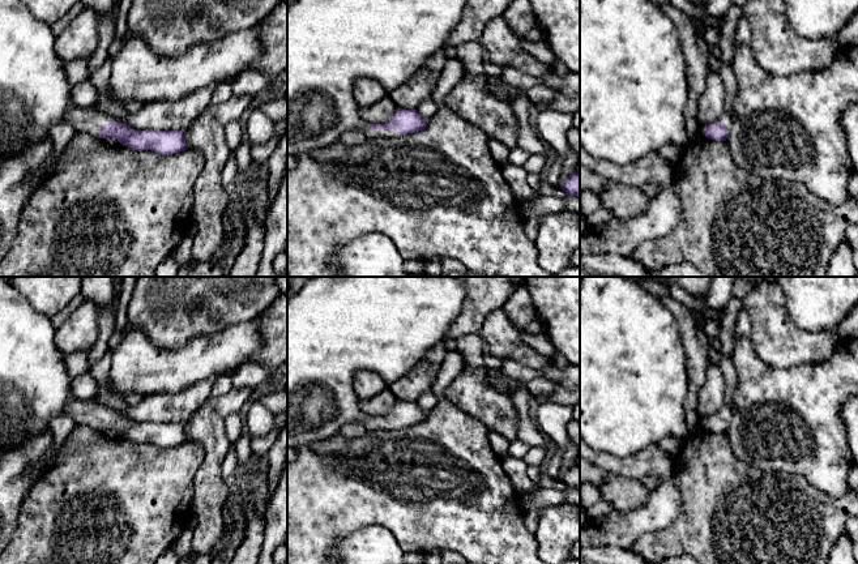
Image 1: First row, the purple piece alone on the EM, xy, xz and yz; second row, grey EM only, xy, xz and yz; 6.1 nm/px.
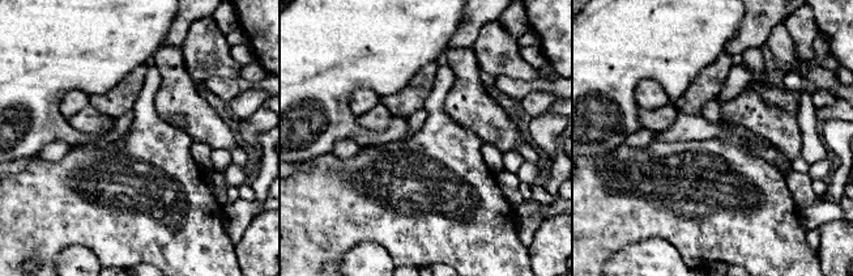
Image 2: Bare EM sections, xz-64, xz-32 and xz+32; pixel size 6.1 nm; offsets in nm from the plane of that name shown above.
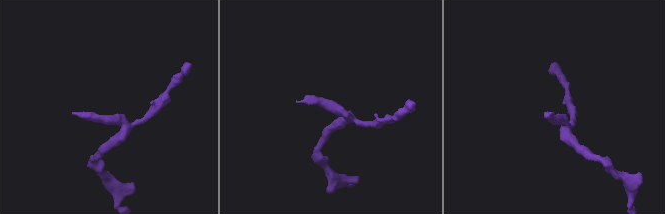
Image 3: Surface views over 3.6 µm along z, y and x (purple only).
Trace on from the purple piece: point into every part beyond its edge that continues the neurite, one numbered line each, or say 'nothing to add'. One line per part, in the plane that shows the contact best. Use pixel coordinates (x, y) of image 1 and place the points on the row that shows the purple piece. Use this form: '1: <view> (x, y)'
1: xz (331, 43)

